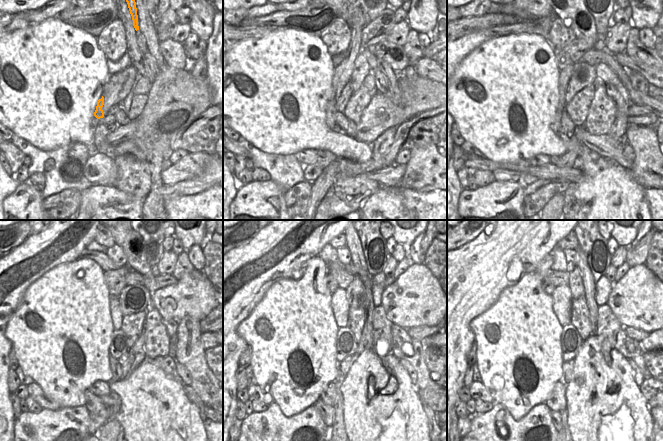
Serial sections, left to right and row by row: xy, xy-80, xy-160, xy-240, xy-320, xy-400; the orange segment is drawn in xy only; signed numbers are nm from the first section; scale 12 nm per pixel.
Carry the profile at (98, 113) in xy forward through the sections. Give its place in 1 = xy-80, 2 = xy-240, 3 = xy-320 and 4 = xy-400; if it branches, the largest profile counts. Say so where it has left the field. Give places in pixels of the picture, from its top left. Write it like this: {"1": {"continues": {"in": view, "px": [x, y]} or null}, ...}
{"1": {"continues": {"in": "xy-80", "px": [343, 72]}}, "2": {"continues": {"in": "xy-240", "px": [115, 367]}}, "3": {"continues": {"in": "xy-320", "px": [338, 421]}}, "4": {"continues": {"in": "xy-400", "px": [564, 414]}}}

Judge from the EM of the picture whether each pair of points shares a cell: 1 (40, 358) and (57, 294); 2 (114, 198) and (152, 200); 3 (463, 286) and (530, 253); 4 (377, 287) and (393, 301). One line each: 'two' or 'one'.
1: one
2: two
3: one
4: two

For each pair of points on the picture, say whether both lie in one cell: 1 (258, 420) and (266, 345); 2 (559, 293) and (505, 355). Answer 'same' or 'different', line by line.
1: different
2: different

